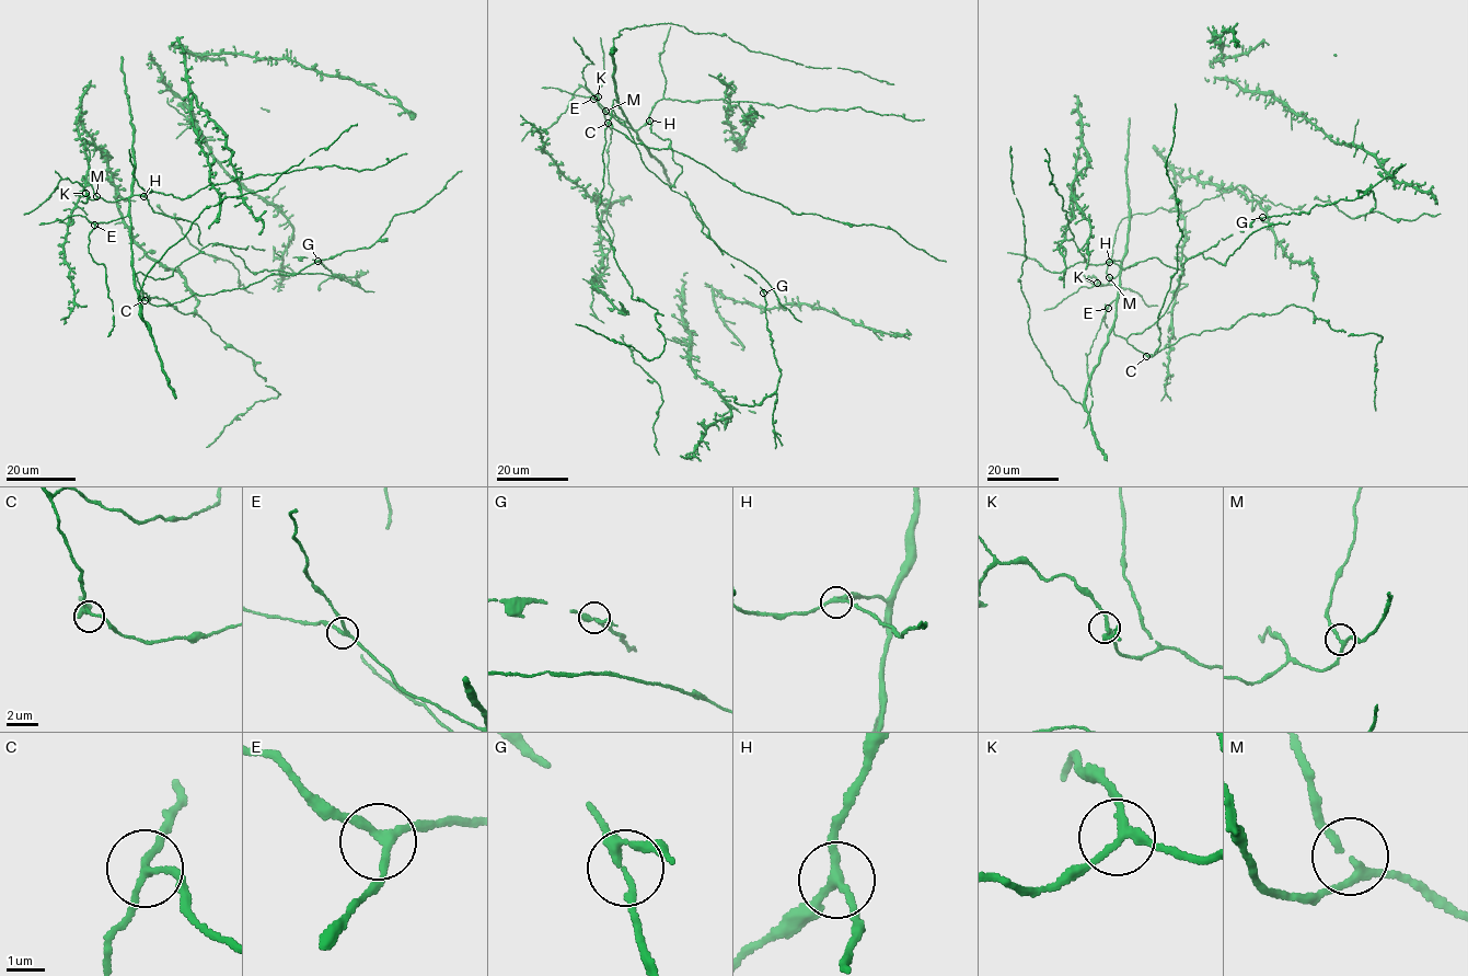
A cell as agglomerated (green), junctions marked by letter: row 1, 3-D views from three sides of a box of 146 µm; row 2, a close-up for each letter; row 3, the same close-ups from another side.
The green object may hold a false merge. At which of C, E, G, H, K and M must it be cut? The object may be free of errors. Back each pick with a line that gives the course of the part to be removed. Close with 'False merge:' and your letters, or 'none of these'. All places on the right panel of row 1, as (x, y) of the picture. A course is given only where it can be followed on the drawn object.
False merge: none of these

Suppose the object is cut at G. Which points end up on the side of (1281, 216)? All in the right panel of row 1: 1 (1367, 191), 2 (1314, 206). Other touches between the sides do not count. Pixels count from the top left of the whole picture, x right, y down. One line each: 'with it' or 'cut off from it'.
1: with it
2: with it

